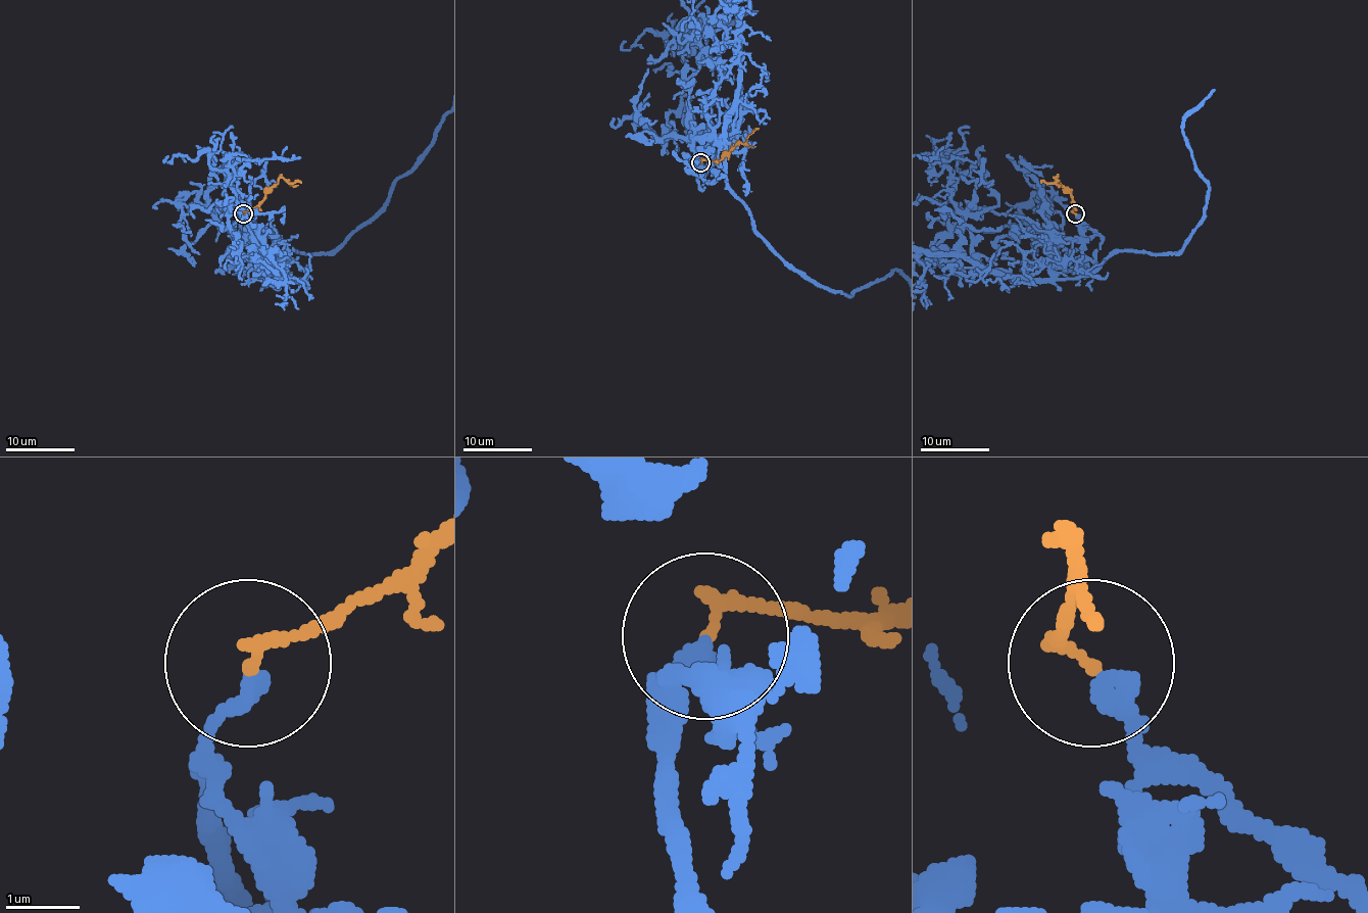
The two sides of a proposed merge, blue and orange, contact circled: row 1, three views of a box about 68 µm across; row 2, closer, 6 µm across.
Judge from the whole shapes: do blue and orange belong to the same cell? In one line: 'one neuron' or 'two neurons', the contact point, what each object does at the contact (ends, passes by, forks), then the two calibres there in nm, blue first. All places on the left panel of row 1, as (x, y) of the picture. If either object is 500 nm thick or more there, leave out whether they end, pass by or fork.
two neurons; at (243, 213); blue ends there; orange ends there; 260 nm thick on the blue side, 180 nm on the other

